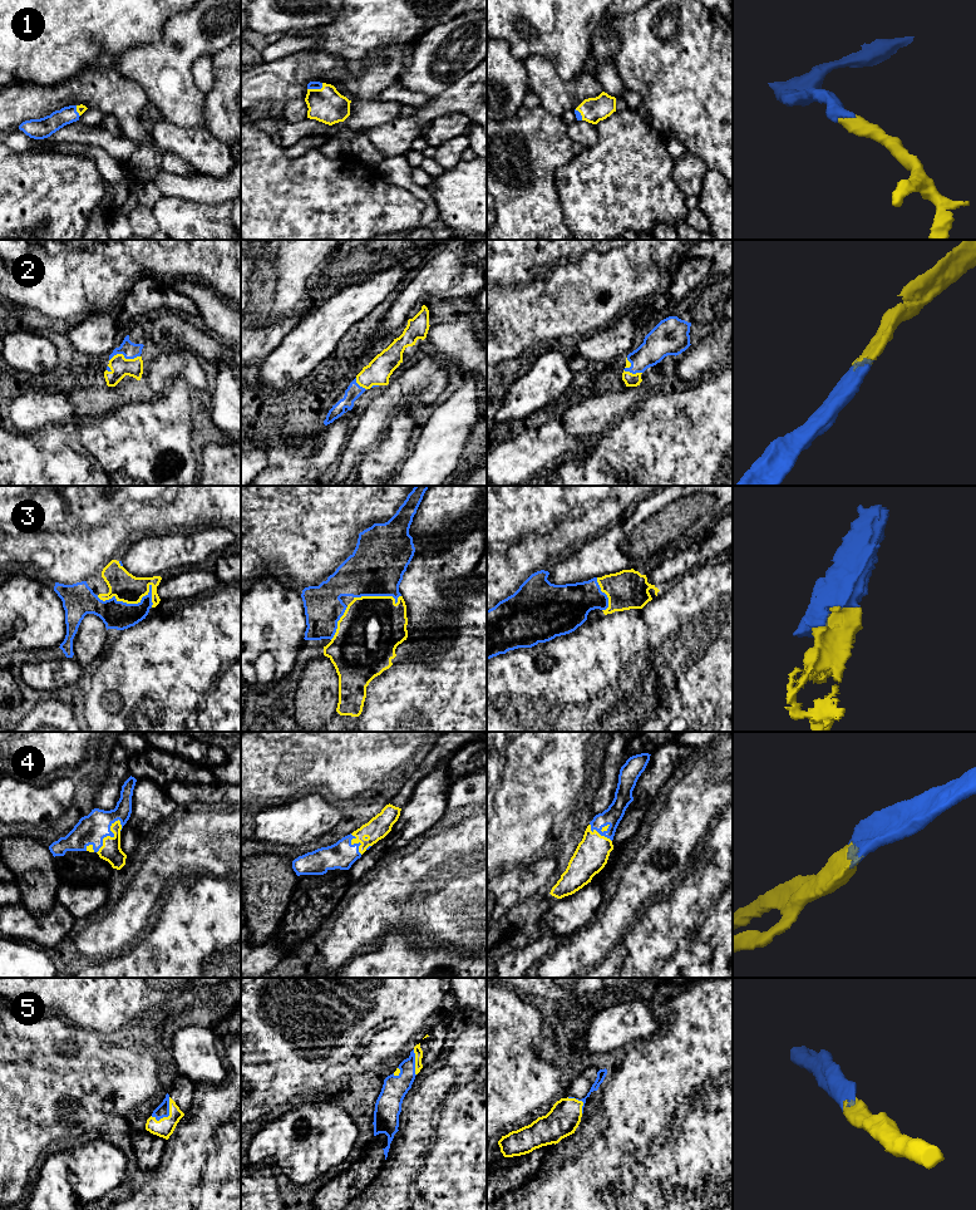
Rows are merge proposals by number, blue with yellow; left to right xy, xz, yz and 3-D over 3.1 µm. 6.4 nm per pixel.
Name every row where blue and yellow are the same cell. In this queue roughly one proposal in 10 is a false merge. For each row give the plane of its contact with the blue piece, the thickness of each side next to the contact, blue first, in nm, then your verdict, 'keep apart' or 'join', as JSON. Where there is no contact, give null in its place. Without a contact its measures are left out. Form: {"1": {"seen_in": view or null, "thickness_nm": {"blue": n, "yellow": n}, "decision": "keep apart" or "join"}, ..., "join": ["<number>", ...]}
{"1": {"seen_in": "xz", "thickness_nm": {"blue": 50, "yellow": 220}, "decision": "join"}, "2": {"seen_in": "yz", "thickness_nm": {"blue": 180, "yellow": 90}, "decision": "join"}, "3": {"seen_in": "xy", "thickness_nm": {"blue": 180, "yellow": 180}, "decision": "join"}, "4": {"seen_in": "xy", "thickness_nm": {"blue": 190, "yellow": 140}, "decision": "join"}, "5": {"seen_in": "xy", "thickness_nm": {"blue": 80, "yellow": 120}, "decision": "join"}, "join": ["1", "2", "3", "4", "5"]}

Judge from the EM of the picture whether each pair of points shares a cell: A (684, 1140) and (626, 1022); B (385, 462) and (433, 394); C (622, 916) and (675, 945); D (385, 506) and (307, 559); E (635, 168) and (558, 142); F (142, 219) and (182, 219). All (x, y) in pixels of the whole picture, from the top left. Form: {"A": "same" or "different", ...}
{"A": "different", "B": "different", "C": "different", "D": "same", "E": "different", "F": "different"}

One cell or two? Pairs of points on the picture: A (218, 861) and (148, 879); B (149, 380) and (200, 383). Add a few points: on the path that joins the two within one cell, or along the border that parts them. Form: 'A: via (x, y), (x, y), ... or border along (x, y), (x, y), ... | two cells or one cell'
A: via (201, 861), (166, 862) | one cell
B: via (162, 372), (187, 370) | one cell

